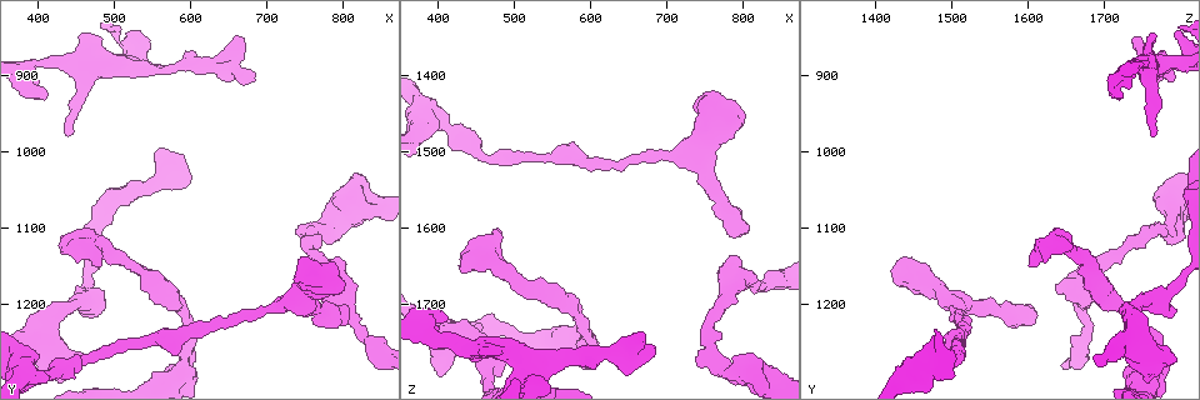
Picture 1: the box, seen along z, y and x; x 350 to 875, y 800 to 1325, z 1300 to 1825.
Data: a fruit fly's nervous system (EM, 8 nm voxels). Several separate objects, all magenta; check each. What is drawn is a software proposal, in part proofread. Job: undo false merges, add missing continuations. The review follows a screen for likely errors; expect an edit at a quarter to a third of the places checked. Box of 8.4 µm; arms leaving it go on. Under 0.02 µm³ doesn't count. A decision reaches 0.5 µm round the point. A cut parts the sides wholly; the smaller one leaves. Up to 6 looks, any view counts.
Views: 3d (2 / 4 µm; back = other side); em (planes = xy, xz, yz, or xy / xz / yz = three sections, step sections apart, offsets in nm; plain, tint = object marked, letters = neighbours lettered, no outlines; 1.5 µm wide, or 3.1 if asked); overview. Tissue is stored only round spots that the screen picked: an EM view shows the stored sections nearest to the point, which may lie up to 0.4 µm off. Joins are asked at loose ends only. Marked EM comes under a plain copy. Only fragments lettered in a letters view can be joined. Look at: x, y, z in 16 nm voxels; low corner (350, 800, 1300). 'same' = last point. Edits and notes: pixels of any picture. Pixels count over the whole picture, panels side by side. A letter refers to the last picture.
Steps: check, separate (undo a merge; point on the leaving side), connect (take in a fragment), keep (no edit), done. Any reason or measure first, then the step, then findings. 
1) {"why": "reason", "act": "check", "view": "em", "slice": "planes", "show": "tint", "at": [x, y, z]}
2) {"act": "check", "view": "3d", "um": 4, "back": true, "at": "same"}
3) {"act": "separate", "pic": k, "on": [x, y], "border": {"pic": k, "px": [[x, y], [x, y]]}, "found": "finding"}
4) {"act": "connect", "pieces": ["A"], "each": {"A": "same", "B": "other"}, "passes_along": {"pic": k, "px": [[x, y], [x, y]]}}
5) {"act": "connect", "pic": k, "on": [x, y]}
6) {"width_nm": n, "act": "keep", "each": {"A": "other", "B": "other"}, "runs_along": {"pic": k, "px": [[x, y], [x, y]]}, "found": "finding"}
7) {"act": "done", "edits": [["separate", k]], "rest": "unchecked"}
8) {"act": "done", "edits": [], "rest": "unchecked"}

{"why": "thin neck", "act": "check", "view": "em", "slice": "planes", "show": "letters", "at": [820, 1230, 1675]}

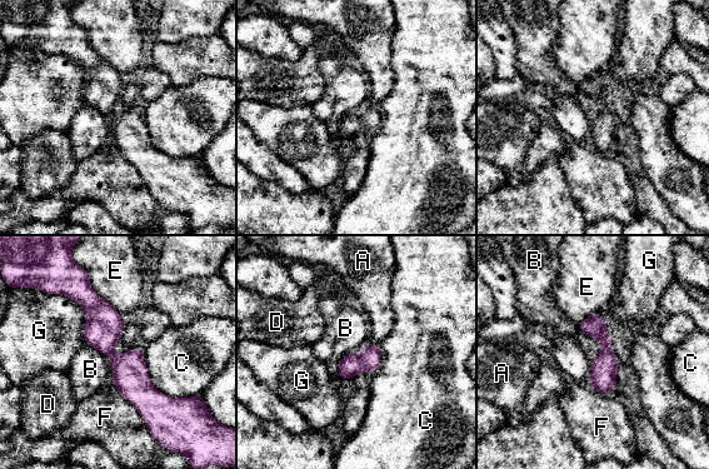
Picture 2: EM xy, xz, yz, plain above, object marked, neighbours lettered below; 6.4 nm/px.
{"width_nm": 140, "act": "keep", "each": {"A": "other", "B": "other", "C": "other", "D": "other", "E": "other", "F": "other", "G": "other"}, "found": "continuous, no second cell"}

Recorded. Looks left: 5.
{"why": "free end", "act": "check", "view": "em", "slice": "planes", "show": "letters", "at": [430, 1130, 1660]}

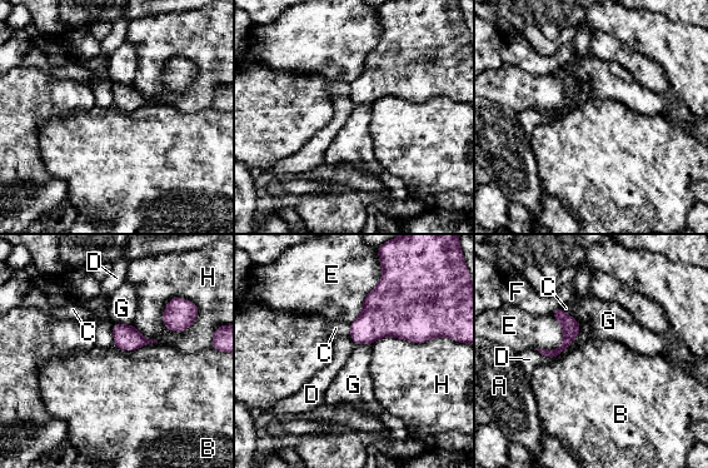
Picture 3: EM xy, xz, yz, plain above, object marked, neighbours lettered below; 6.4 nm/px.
{"act": "keep", "each": {"A": "other", "B": "other", "C": "other", "D": "other", "E": "other", "F": "other", "G": "other", "H": "other"}, "border": {"pic": 3, "px": [[156, 342], [134, 349], [114, 345]]}, "found": "no lettered fragment goes on from it"}

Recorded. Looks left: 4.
{"act": "check", "view": "em", "slice": "yz", "step": 4, "show": "letters", "at": [460, 845, 1760]}

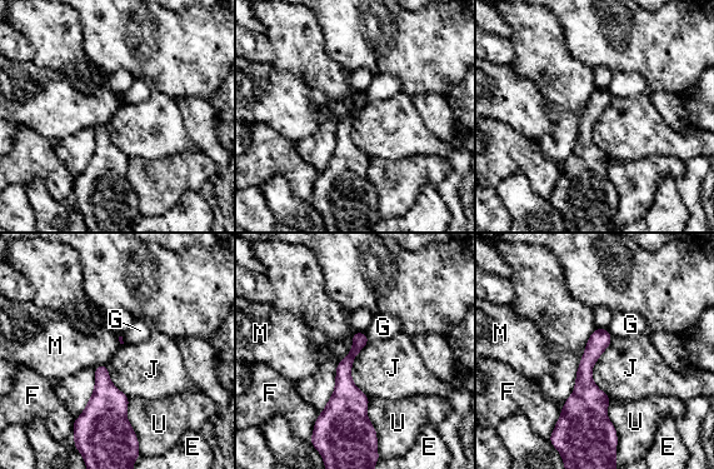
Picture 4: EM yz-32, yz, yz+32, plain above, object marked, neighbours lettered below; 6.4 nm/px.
{"act": "keep", "each": {"E": "other", "F": "other", "G": "other", "J": "other", "M": "other", "U": "other"}, "border": {"pic": 4, "px": [[365, 333], [369, 340]]}, "found": "none of them fits"}

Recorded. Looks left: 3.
{"act": "done", "edits": [], "rest": "unchecked"}

